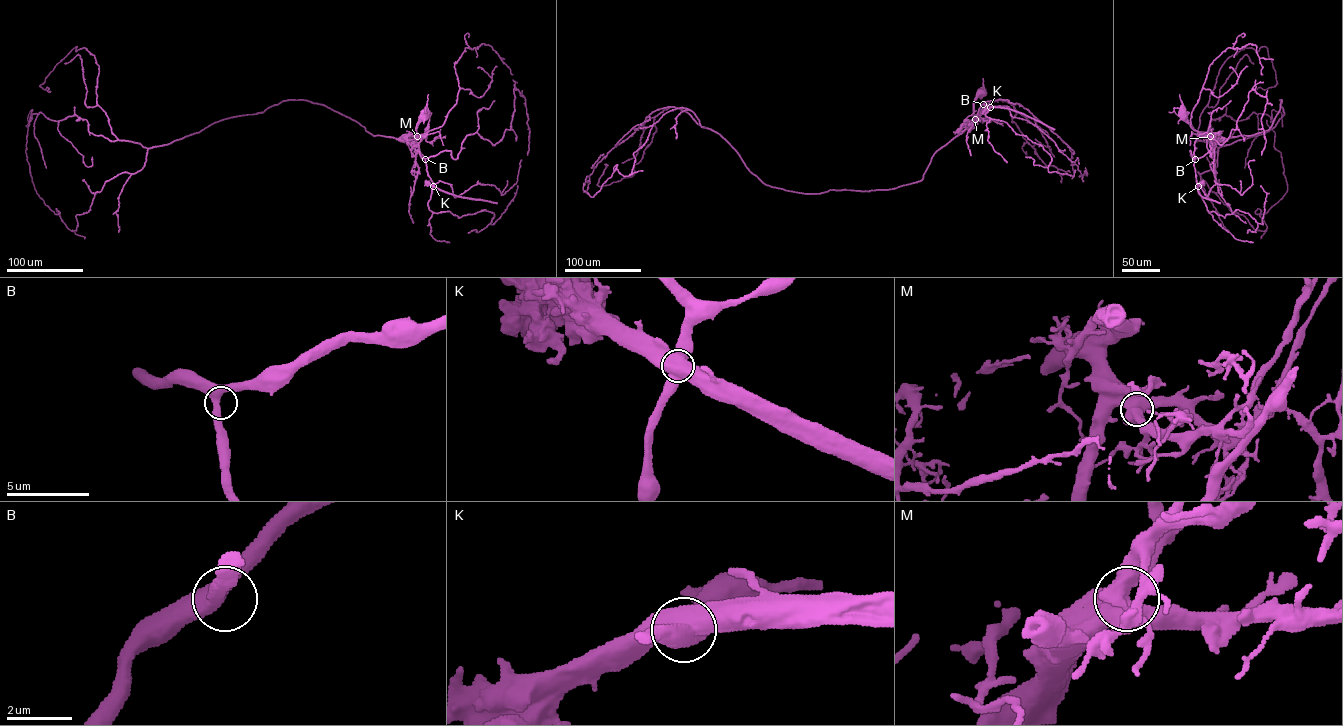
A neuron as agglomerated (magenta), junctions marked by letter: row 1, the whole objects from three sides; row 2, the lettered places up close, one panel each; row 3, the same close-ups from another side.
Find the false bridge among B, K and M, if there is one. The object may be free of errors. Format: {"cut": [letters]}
{"cut": ["K"]}

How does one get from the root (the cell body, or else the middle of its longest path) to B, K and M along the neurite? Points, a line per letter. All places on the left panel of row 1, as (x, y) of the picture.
B: (424, 114), (416, 135), (422, 138), (419, 152), (425, 159)
K: (424, 114), (416, 135), (422, 138), (420, 154), (425, 159), (433, 186)
M: (424, 114), (416, 128), (417, 136)

